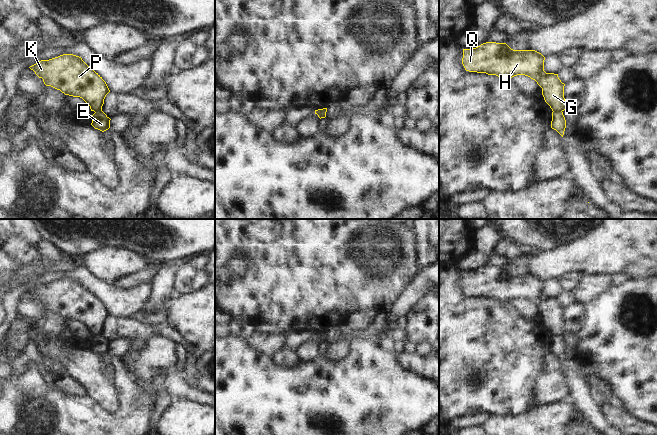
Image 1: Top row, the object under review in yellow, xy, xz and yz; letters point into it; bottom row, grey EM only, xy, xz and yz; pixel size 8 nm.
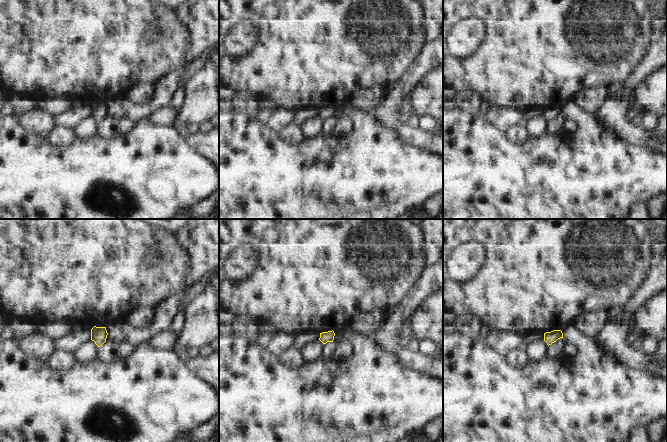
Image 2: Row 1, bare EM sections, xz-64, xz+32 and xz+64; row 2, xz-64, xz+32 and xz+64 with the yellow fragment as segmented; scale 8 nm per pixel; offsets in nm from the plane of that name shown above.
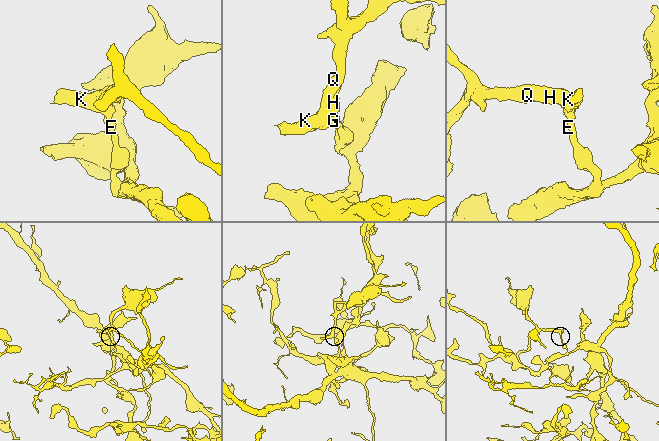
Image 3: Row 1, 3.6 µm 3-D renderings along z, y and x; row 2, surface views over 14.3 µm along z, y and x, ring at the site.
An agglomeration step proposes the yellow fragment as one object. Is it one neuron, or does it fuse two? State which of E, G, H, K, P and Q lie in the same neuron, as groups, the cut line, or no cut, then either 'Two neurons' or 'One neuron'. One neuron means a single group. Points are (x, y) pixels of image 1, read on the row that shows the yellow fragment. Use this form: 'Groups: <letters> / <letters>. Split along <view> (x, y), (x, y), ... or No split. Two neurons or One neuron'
Groups: E / G H K P Q. Split along yz (553, 110), (561, 111). Two neurons

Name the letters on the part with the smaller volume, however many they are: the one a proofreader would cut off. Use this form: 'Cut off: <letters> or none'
Cut off: G, H, K, P, Q

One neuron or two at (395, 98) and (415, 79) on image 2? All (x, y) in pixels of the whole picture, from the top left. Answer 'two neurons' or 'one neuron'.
one neuron

